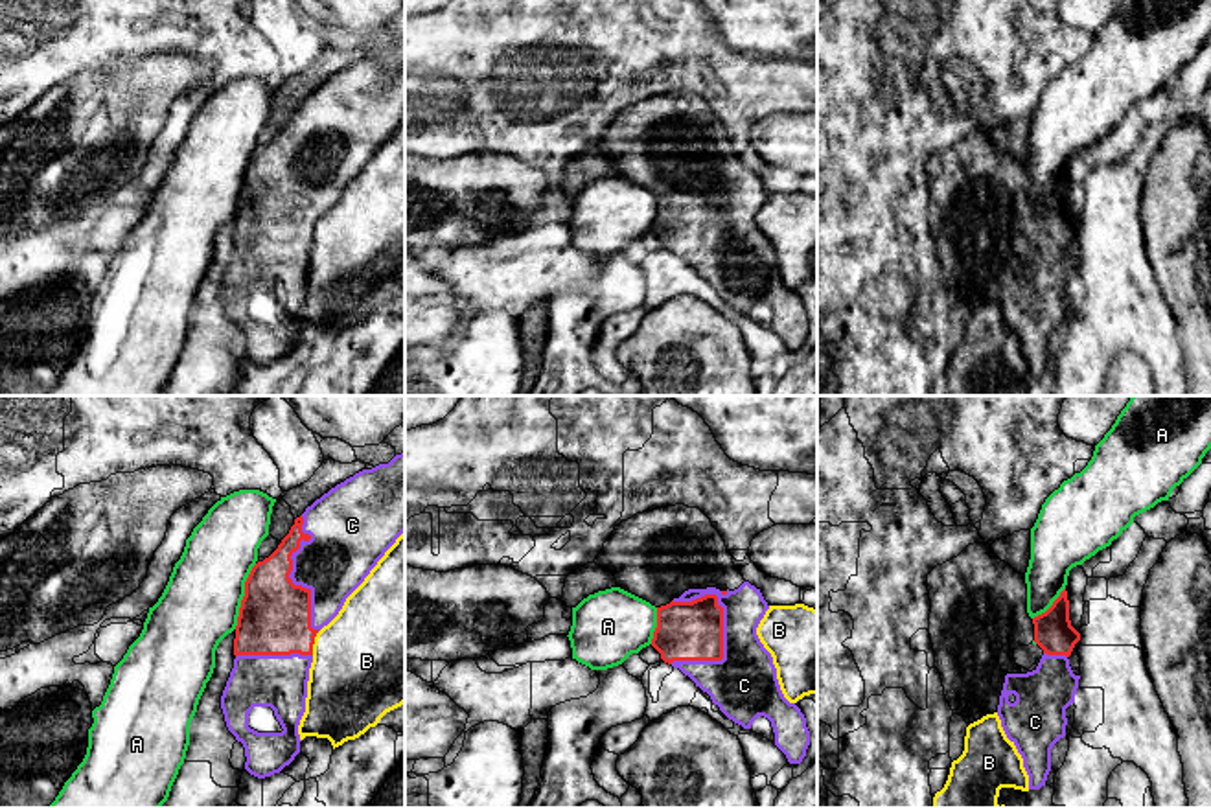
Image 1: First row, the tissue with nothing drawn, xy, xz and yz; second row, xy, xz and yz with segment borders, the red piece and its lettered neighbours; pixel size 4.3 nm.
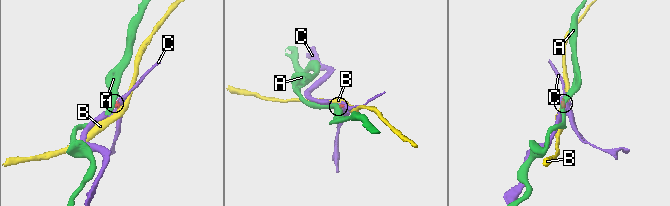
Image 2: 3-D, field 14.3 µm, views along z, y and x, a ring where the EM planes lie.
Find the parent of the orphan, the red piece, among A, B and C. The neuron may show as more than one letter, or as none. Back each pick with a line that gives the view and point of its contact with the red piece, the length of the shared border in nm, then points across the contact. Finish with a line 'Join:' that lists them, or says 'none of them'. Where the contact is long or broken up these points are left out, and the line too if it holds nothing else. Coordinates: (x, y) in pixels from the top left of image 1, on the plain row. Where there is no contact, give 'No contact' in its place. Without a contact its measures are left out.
C: Touches red at xz (722, 240). Shared border 360 nm
Join: C

